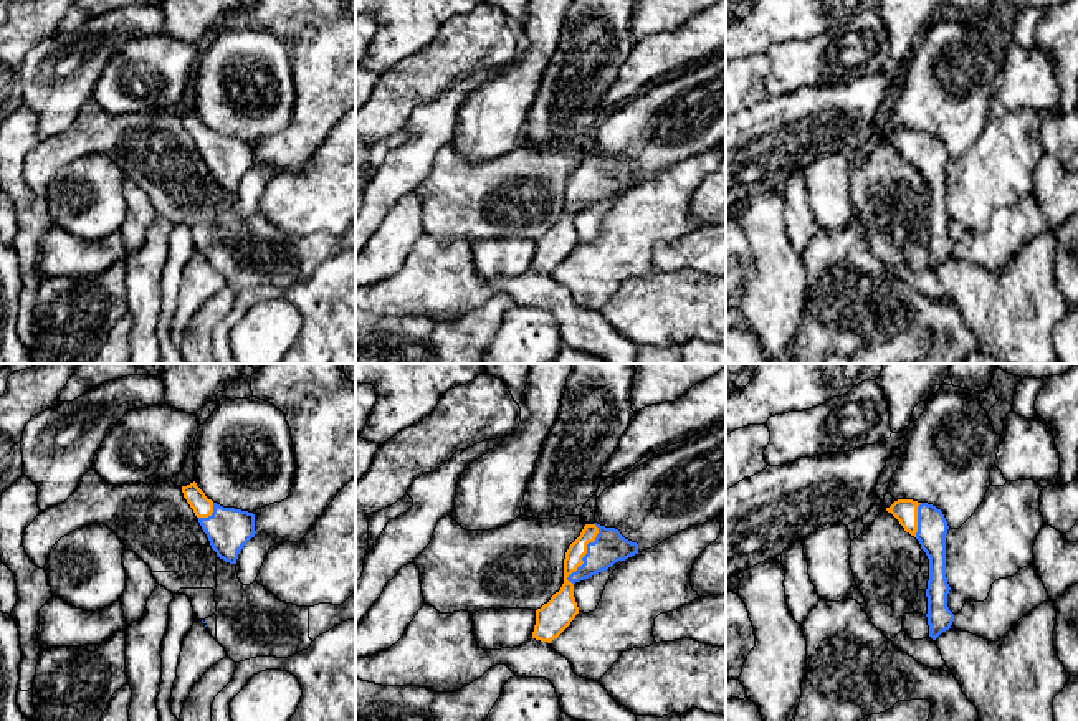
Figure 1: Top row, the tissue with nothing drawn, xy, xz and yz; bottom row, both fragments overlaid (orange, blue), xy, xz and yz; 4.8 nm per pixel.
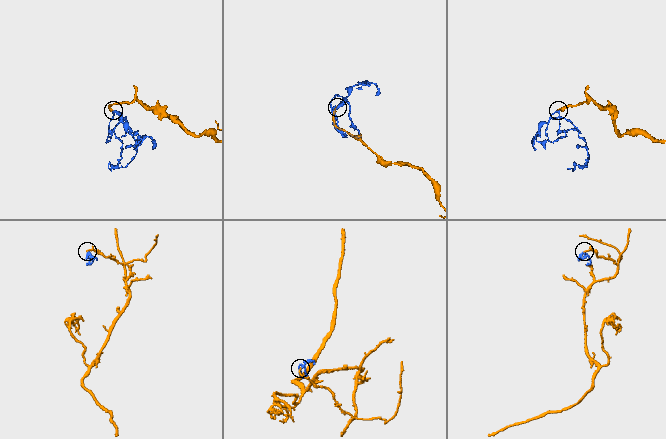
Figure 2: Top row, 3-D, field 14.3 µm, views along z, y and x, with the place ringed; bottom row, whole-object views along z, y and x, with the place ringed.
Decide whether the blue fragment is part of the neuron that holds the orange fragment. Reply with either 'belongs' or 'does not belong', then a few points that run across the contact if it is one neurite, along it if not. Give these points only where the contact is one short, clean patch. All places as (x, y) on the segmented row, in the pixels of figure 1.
belongs; line xz (564, 599), (567, 577), (586, 553), (610, 546)

